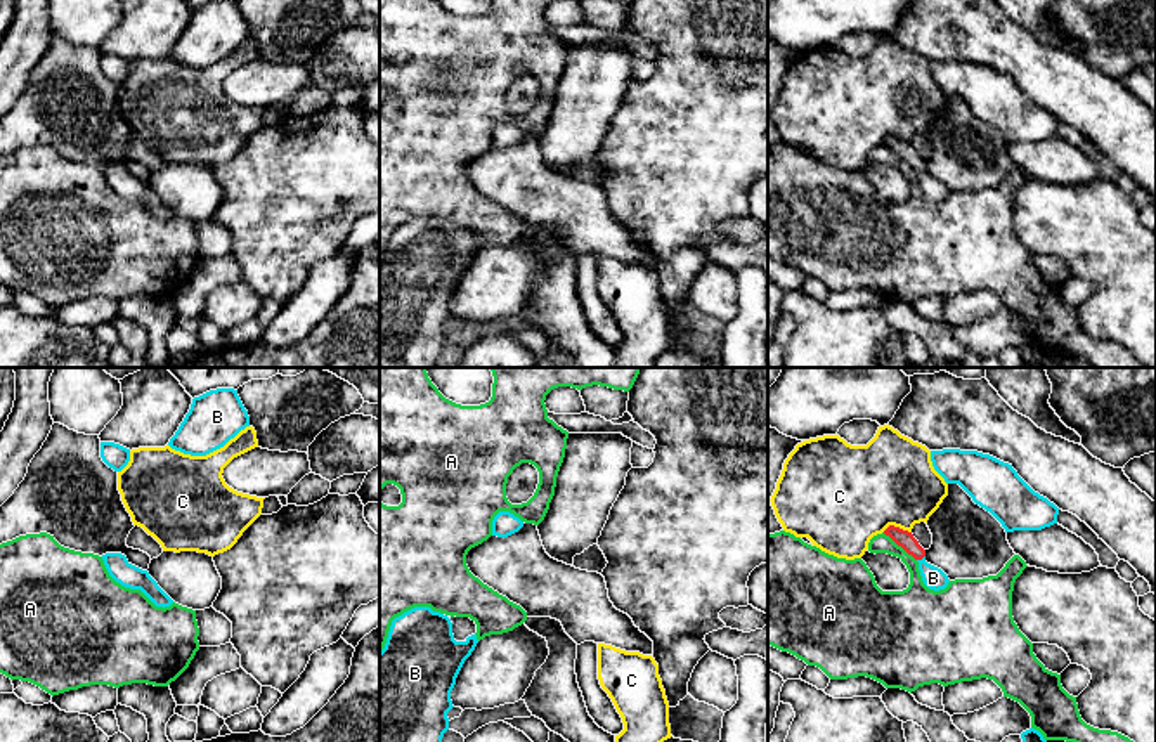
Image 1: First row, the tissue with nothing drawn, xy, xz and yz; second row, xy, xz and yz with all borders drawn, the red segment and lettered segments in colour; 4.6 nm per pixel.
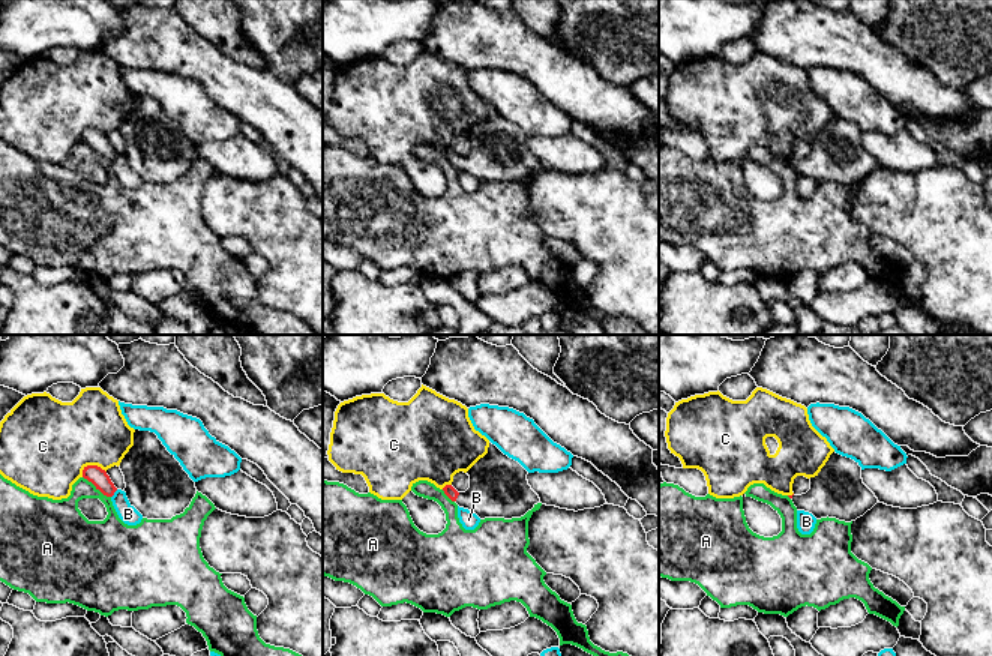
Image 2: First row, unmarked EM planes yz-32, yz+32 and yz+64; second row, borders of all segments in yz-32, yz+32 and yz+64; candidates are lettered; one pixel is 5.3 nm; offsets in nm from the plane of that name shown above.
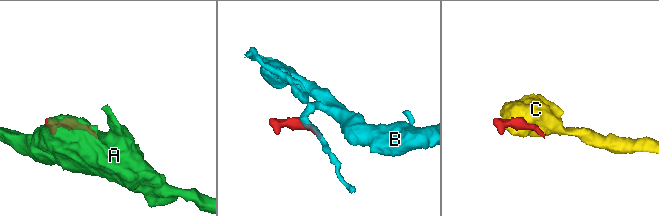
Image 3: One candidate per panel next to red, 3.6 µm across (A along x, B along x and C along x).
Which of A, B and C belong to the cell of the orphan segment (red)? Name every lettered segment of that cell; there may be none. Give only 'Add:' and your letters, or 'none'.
Add: none

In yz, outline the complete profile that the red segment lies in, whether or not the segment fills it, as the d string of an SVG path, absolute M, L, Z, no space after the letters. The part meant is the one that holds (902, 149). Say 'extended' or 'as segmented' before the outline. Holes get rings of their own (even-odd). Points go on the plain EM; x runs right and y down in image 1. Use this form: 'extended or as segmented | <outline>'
extended | M948 95L948 107L929 128L927 139L932 146L929 161L924 161L912 144L899 139L889 137L884 146L915 172L924 170L927 175L941 180L950 192L997 187L1016 166L1007 153L1007 144L1002 135L990 123L976 116L958 95Z

